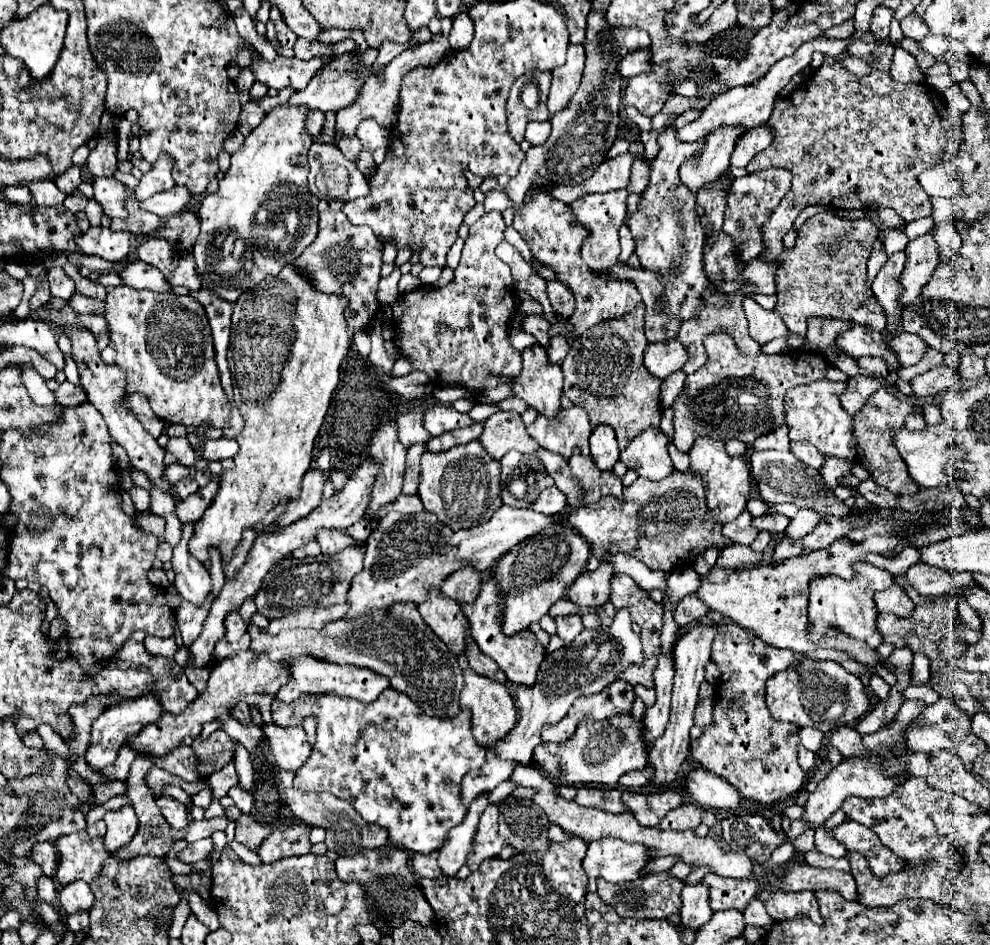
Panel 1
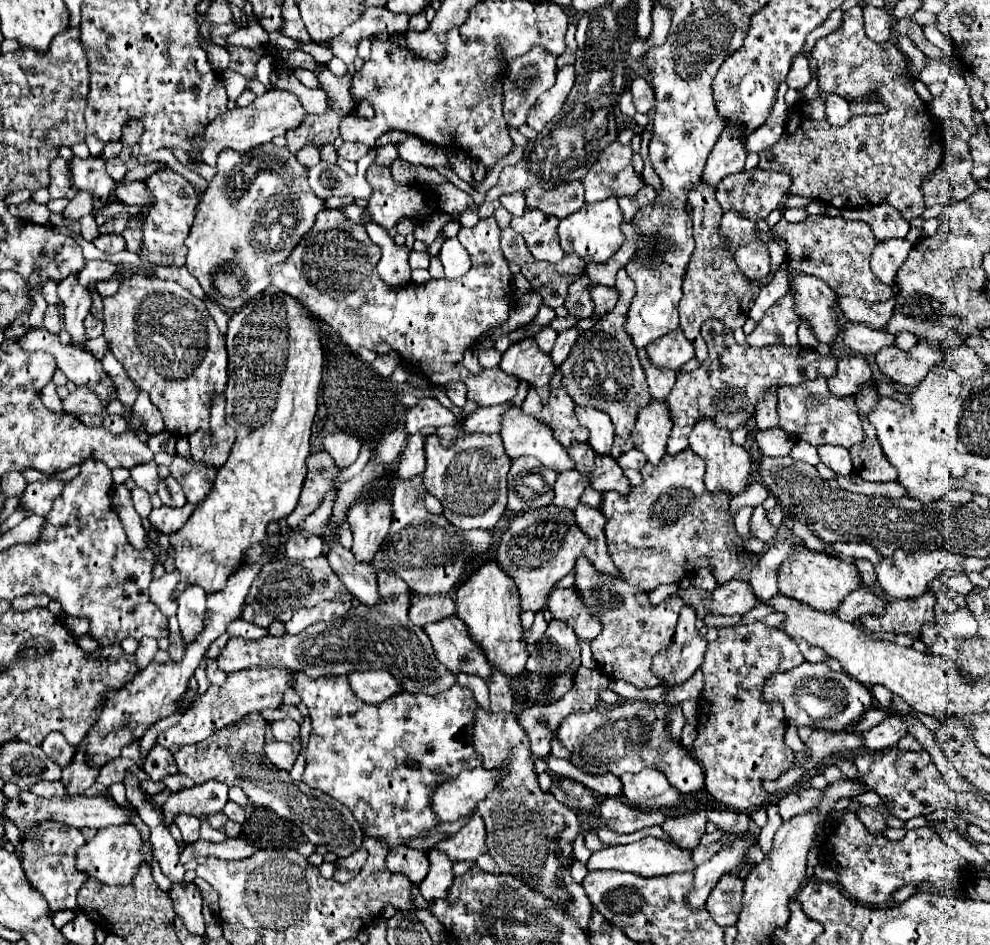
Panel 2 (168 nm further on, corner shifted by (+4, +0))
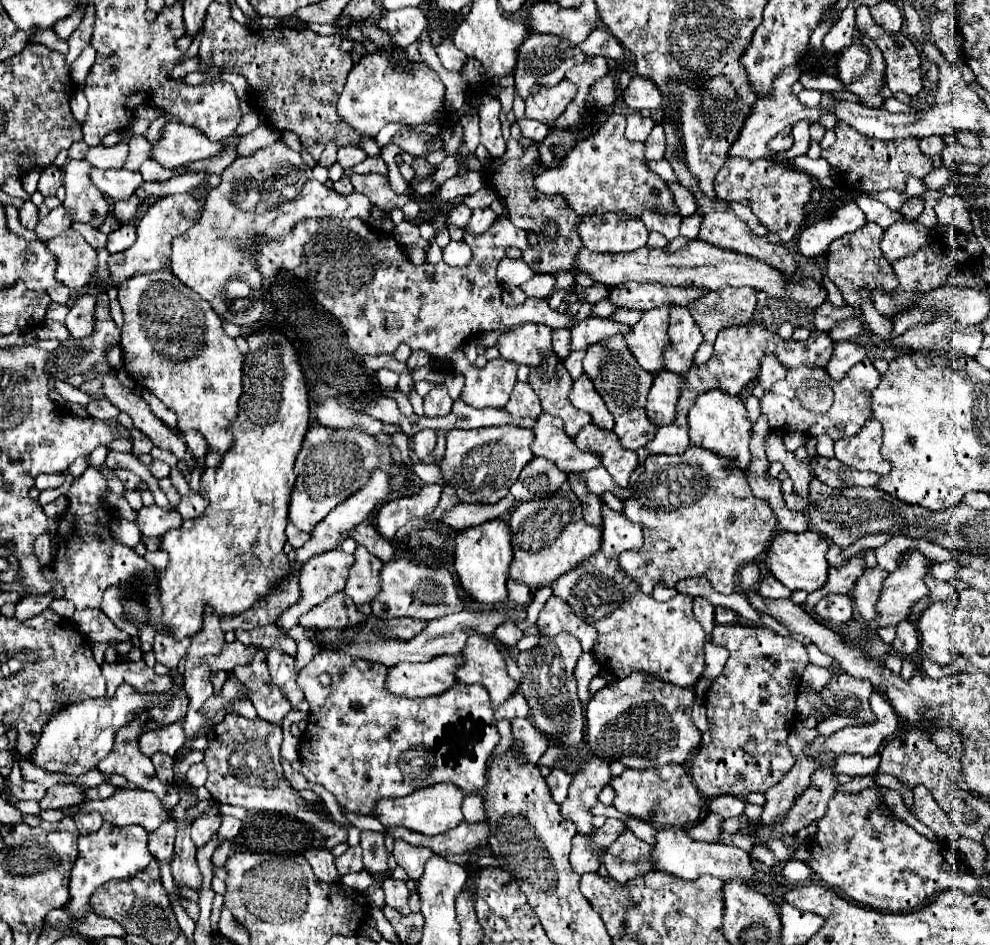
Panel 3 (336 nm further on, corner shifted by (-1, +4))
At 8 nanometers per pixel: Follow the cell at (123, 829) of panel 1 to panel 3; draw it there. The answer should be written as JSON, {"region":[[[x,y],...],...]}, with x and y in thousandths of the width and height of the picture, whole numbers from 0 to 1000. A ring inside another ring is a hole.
{"region":[[[105,870],[101,878],[79,887],[79,908],[71,925],[71,952],[65,957],[65,965],[71,974],[83,974],[93,965],[91,948],[95,942],[109,931],[127,931],[139,921],[152,914],[154,906],[149,902],[149,880],[141,874],[115,874]]]}

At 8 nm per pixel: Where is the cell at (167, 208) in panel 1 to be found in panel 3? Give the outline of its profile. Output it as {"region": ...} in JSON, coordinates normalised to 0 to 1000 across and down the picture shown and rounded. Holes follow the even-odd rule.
{"region":[[[93,178],[93,182],[89,184],[93,195],[105,203],[105,207],[113,210],[113,212],[129,212],[135,201],[145,193],[141,182],[131,182],[131,180],[101,180],[101,178]]]}

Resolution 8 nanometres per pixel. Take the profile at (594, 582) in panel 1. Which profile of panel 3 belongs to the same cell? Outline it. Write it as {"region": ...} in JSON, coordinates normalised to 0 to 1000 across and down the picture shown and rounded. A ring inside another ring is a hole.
{"region":[[[558,631],[552,637],[552,641],[543,652],[541,662],[545,673],[562,673],[566,669],[574,669],[576,673],[582,673],[588,681],[588,690],[596,690],[604,673],[600,665],[596,665],[588,654],[578,650],[578,643],[562,631]]]}

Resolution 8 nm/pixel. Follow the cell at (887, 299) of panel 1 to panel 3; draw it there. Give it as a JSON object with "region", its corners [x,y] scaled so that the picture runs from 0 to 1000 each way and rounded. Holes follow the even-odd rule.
{"region":[[[903,235],[895,246],[889,256],[889,262],[893,271],[903,277],[913,271],[921,271],[921,267],[927,267],[941,254],[941,243],[927,237],[927,235]]]}

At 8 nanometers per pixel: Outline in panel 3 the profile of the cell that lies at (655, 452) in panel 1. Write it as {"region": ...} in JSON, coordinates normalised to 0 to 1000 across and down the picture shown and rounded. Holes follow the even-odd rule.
{"region":[[[665,394],[661,398],[653,425],[653,440],[661,451],[667,453],[679,449],[683,440],[683,425],[691,406],[691,400],[681,394]]]}

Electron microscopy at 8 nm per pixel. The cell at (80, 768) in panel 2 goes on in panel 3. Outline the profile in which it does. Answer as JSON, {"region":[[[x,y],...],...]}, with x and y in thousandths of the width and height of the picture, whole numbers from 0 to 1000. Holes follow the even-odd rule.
{"region":[[[59,830],[46,836],[46,842],[40,847],[42,857],[61,857],[75,853],[85,847],[85,836],[73,830]]]}

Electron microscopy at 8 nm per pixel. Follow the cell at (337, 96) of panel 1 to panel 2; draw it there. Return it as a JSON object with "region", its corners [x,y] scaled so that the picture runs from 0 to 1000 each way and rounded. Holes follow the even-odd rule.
{"region":[[[272,95],[266,102],[260,102],[256,110],[252,110],[249,114],[237,114],[231,116],[229,121],[217,125],[209,135],[207,135],[207,144],[197,148],[197,154],[203,159],[203,167],[207,174],[217,176],[221,163],[225,161],[225,157],[233,157],[239,161],[252,161],[254,157],[260,157],[264,152],[274,150],[280,144],[286,144],[290,138],[300,135],[302,131],[306,131],[310,123],[310,116],[306,114],[304,106],[290,95]]]}

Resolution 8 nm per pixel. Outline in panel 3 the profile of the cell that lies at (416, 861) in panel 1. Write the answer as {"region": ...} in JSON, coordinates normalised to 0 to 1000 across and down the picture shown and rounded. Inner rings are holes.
{"region":[[[398,891],[398,908],[416,931],[422,931],[428,925],[428,914],[434,910],[436,902],[428,895],[416,895],[412,891]]]}

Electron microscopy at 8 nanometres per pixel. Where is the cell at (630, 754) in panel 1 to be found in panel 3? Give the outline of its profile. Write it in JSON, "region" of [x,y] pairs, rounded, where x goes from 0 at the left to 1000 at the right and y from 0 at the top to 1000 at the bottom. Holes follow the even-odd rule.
{"region":[[[640,711],[630,720],[610,726],[604,734],[598,737],[592,749],[592,798],[606,800],[614,806],[628,806],[634,813],[667,813],[671,808],[691,808],[701,792],[709,783],[709,775],[699,766],[697,753],[701,747],[701,728],[683,728],[671,720],[663,720],[651,711]]]}

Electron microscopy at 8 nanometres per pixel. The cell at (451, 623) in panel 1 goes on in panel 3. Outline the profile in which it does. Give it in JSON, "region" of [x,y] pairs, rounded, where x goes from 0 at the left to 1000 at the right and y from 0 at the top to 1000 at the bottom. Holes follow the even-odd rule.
{"region":[[[477,669],[467,694],[471,696],[471,703],[463,707],[463,720],[471,724],[487,724],[499,747],[505,747],[523,732],[523,722],[513,715],[507,692],[493,675]]]}

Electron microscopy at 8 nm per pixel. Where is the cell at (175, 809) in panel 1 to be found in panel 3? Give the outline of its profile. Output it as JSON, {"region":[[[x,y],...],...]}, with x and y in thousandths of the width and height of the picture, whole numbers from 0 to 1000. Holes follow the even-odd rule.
{"region":[[[202,863],[196,872],[194,872],[194,889],[200,897],[208,895],[212,891],[212,887],[220,880],[222,876],[222,863],[214,863],[214,866],[208,866],[208,863]]]}

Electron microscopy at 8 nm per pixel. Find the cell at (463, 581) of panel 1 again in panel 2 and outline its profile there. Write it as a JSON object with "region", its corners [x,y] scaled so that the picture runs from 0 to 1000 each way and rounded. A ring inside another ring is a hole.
{"region":[[[454,629],[447,631],[419,631],[415,635],[415,643],[413,643],[413,652],[415,658],[421,662],[429,662],[431,658],[441,658],[447,656],[452,652],[456,652],[460,648],[460,635]]]}

